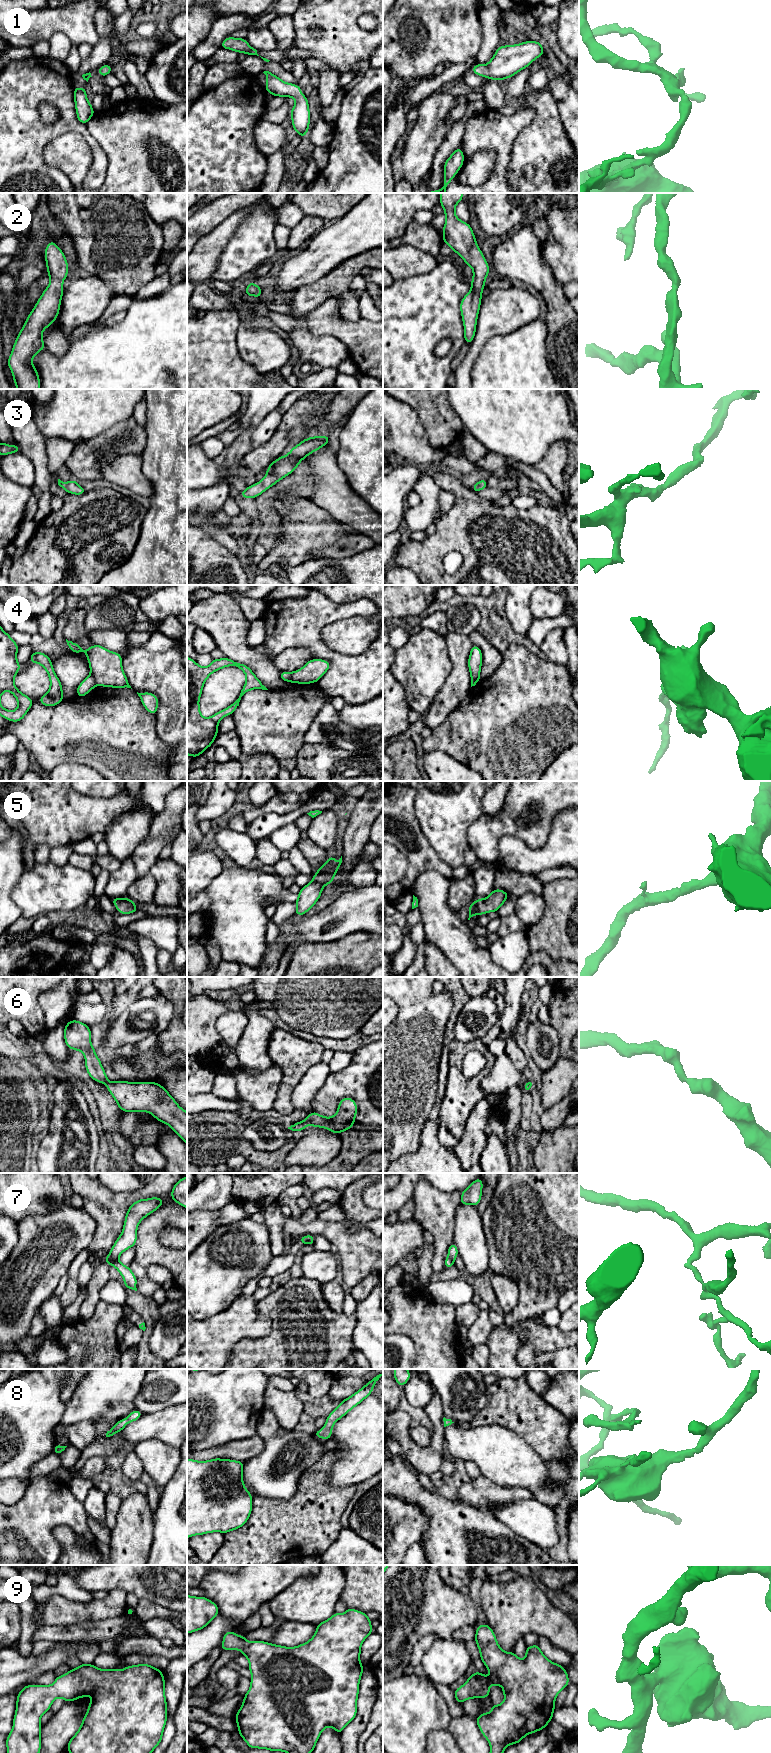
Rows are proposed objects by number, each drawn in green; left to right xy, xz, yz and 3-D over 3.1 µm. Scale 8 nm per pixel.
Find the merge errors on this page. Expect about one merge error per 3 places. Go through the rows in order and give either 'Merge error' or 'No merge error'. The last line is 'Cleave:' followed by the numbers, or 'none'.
1: No merge error
2: No merge error
3: No merge error
4: Merge error
5: No merge error
6: No merge error
7: Merge error
8: No merge error
9: No merge error
Cleave: 4, 7

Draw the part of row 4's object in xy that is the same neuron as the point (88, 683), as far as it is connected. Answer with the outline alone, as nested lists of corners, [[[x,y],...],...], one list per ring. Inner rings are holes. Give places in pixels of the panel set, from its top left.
[[[92,674],[88,675],[77,687],[76,693],[78,697],[86,696],[96,686],[95,678]]]

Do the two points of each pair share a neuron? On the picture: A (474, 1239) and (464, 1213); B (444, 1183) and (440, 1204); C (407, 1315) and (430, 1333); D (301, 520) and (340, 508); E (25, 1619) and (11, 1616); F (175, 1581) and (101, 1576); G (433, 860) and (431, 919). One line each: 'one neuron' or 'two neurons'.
A: one neuron
B: two neurons
C: one neuron
D: two neurons
E: two neurons
F: one neuron
G: two neurons

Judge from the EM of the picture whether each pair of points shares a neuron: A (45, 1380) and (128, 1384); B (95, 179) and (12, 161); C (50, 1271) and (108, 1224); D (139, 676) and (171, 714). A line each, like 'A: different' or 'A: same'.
A: different
B: same
C: different
D: same

